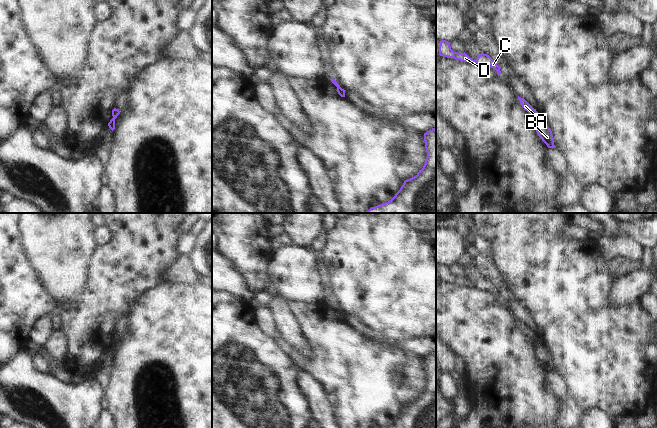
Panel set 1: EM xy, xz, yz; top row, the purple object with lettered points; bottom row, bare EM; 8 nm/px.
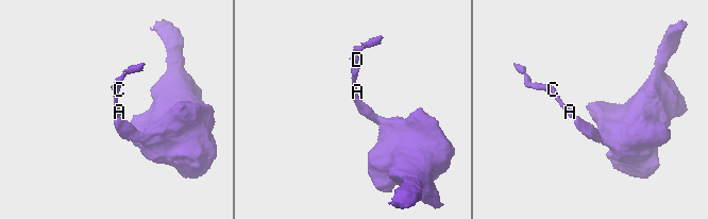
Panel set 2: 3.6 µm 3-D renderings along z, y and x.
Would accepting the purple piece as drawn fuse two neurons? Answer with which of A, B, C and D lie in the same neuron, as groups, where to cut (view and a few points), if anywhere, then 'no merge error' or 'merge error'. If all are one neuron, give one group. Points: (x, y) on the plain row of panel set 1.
A C D / B; cut in yz along (537, 337), (534, 340); merge error

